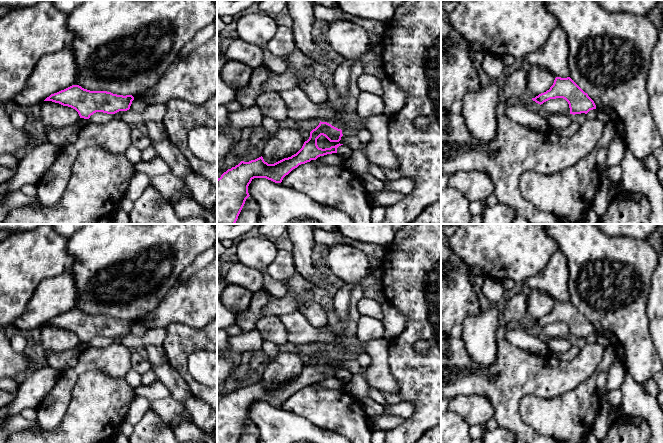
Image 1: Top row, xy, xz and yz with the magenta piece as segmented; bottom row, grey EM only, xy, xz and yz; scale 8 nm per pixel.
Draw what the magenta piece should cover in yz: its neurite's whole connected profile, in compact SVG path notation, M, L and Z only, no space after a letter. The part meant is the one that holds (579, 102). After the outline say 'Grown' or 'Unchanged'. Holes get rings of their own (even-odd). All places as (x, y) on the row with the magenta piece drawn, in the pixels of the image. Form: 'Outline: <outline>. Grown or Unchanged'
Outline: M556 77L553 85L544 93L532 98L538 104L543 104L550 99L563 98L570 108L570 114L587 114L596 109L594 101L570 77Z. Unchanged

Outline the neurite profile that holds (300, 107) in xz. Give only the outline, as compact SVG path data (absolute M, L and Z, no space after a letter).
M300 87L281 91L279 95L287 107L288 118L296 121L317 119L340 129L338 105L335 101L315 104Z

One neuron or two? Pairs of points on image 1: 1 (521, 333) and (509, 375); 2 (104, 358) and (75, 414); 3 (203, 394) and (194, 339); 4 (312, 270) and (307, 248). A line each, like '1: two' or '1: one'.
1: two
2: two
3: one
4: one

